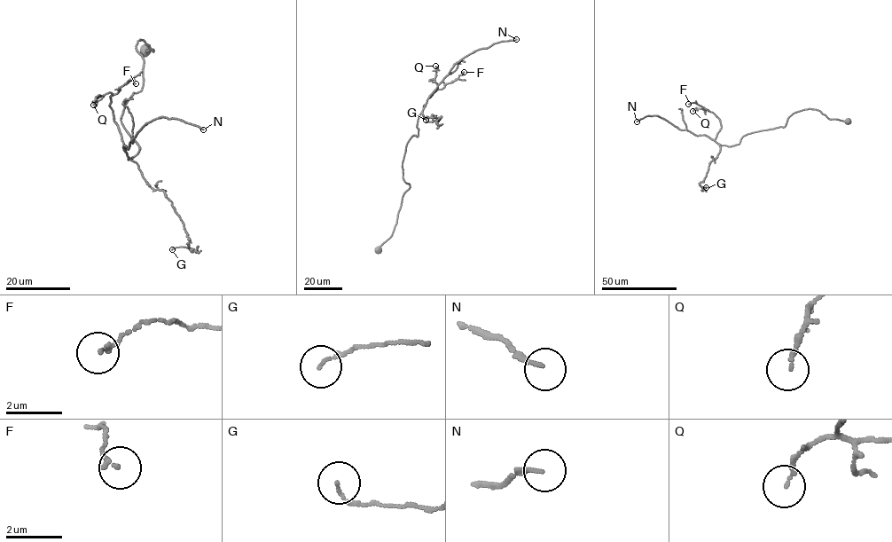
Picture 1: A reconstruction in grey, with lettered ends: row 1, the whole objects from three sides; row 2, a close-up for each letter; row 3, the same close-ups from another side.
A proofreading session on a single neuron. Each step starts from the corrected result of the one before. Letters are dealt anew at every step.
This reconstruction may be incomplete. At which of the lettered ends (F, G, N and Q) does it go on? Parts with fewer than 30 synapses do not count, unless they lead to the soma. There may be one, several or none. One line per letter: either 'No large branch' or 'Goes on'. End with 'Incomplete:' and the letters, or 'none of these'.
F: No large branch
G: No large branch
N: Goes on
Q: No large branch
Incomplete: N

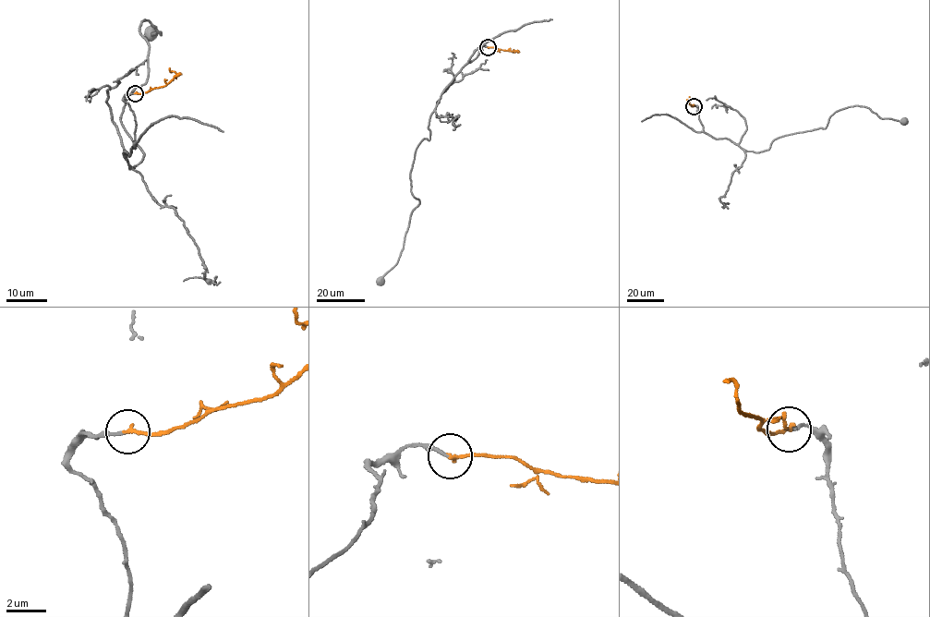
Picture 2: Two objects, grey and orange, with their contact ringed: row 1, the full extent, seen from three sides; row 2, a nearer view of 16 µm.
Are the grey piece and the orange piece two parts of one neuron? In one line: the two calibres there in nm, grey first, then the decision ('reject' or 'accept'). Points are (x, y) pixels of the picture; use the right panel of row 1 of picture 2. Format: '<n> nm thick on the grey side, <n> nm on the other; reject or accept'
150 nm thick on the grey side, 190 nm on the other; accept

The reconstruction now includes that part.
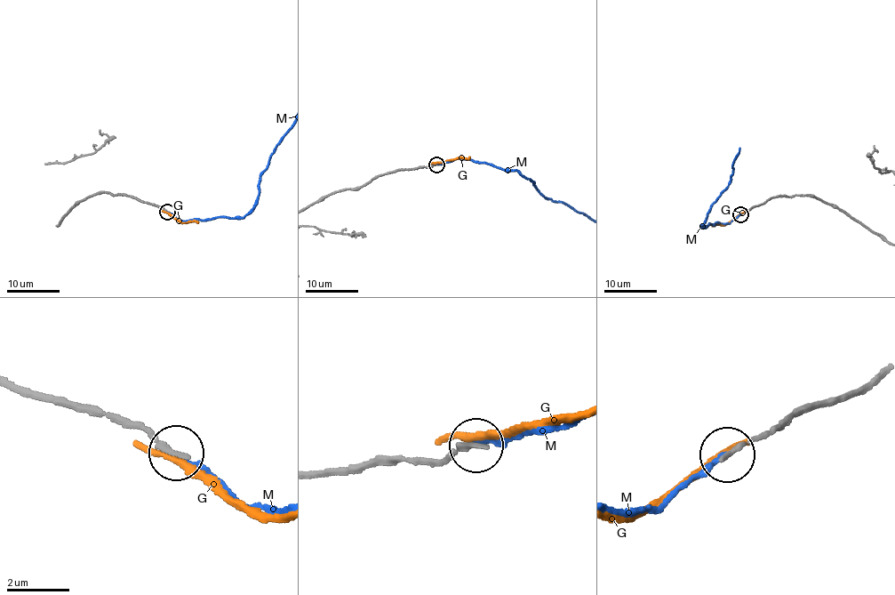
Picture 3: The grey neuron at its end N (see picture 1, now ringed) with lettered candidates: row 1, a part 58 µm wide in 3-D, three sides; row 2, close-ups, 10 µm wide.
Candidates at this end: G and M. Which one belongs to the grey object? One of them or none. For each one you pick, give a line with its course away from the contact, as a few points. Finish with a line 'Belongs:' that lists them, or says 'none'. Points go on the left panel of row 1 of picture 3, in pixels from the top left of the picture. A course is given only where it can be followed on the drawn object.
Belongs: M

